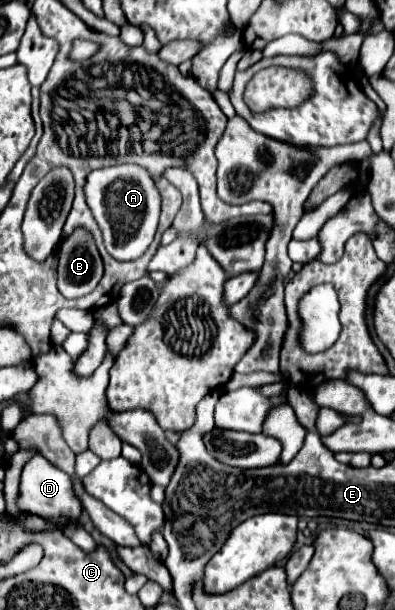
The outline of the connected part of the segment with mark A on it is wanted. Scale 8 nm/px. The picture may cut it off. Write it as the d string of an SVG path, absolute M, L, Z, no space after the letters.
M137 164L99 168L87 174L83 190L87 206L103 234L107 252L117 260L135 260L143 256L153 242L161 212L161 196L151 174Z

